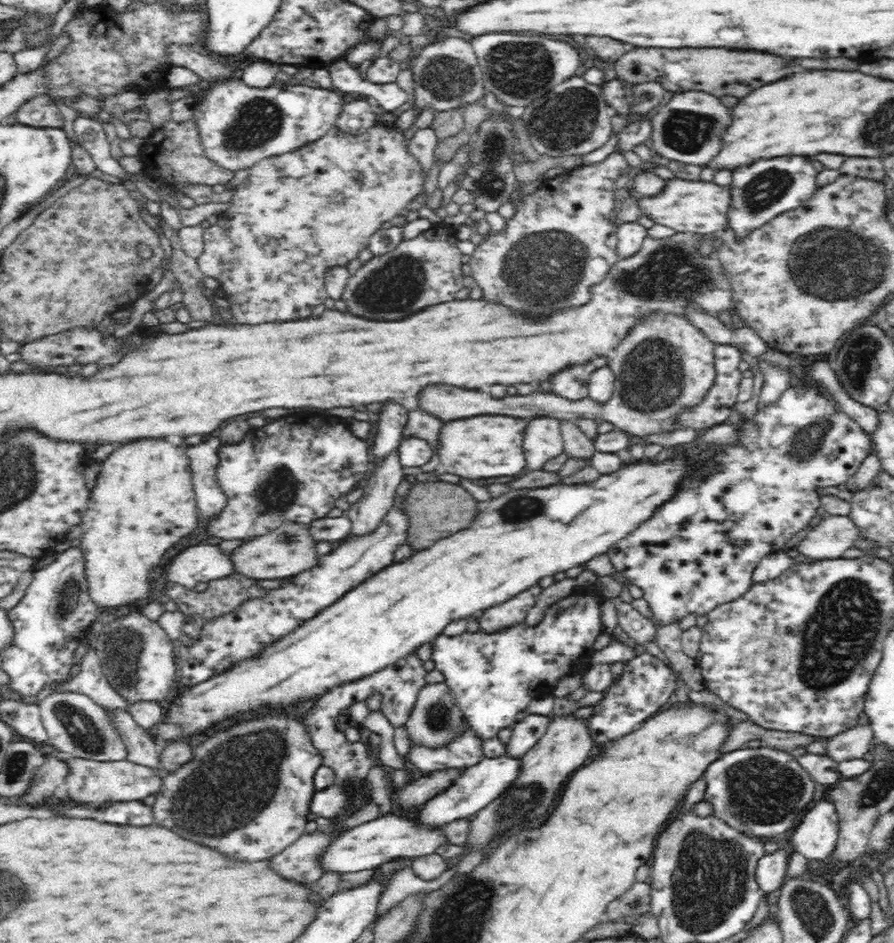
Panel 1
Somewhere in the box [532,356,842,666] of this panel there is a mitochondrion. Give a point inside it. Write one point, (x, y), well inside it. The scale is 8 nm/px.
(803, 444)

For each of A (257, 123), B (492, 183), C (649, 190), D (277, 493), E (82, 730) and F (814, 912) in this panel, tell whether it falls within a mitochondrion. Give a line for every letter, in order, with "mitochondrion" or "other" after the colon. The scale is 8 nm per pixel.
A: mitochondrion
B: mitochondrion
C: other
D: mitochondrion
E: mitochondrion
F: mitochondrion

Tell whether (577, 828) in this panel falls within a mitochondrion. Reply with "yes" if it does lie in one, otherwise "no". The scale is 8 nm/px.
no

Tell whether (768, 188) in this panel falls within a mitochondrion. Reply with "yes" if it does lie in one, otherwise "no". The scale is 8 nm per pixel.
yes

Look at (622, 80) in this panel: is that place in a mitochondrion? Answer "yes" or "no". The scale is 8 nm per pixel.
no

